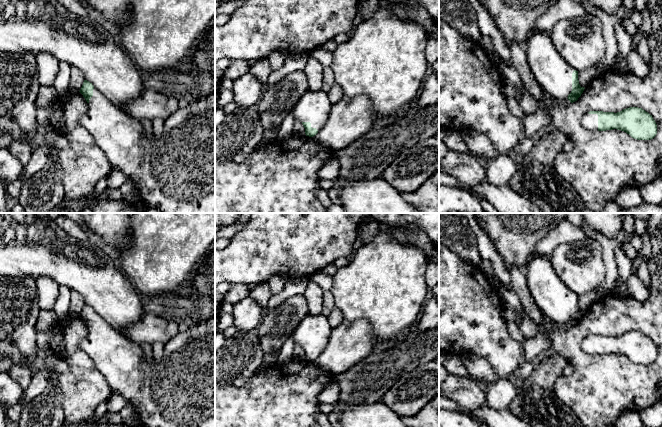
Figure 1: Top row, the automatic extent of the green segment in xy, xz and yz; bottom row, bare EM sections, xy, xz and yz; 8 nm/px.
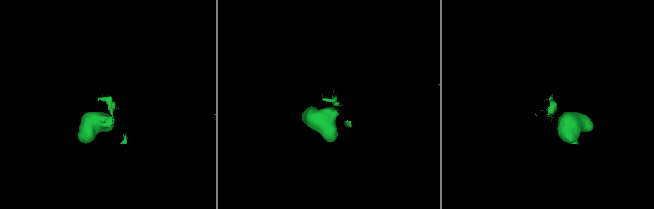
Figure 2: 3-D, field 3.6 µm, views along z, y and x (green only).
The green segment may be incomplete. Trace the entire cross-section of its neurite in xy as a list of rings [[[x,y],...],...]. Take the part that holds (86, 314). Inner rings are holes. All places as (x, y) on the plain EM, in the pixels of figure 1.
[[[84,304],[79,316],[88,327],[88,335],[80,344],[81,349],[94,361],[96,368],[105,377],[111,391],[123,396],[127,404],[131,404],[136,409],[145,427],[215,427],[215,317],[193,327],[180,330],[176,336],[164,344],[161,359],[157,361],[153,358],[150,362],[146,362],[143,358],[141,346],[114,329],[92,307]]]

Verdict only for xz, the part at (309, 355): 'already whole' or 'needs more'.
needs more

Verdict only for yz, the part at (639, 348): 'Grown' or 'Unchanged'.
Grown

